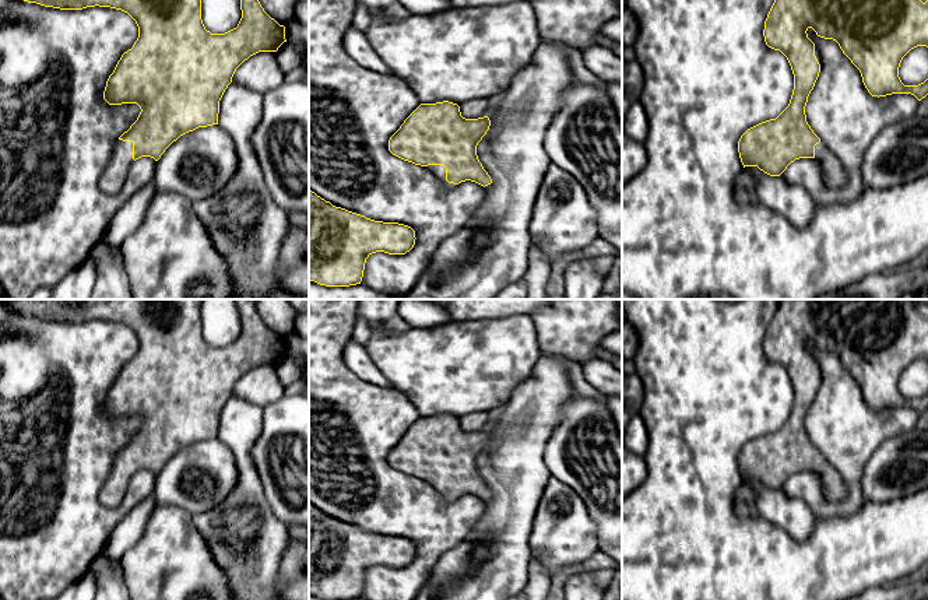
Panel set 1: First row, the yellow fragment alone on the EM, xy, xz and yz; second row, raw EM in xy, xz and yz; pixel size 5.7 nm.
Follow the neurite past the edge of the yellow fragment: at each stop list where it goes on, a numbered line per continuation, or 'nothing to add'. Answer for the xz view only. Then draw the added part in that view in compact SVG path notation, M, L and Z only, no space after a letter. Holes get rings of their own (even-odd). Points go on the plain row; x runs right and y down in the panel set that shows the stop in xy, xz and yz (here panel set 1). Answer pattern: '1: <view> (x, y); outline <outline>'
1: xz (439, 484); outline M428 478L425 481L428 484L430 484L435 490L437 490L444 499L447 499L447 501L454 501L456 499L454 497L449 497L446 494L446 481L443 478Z

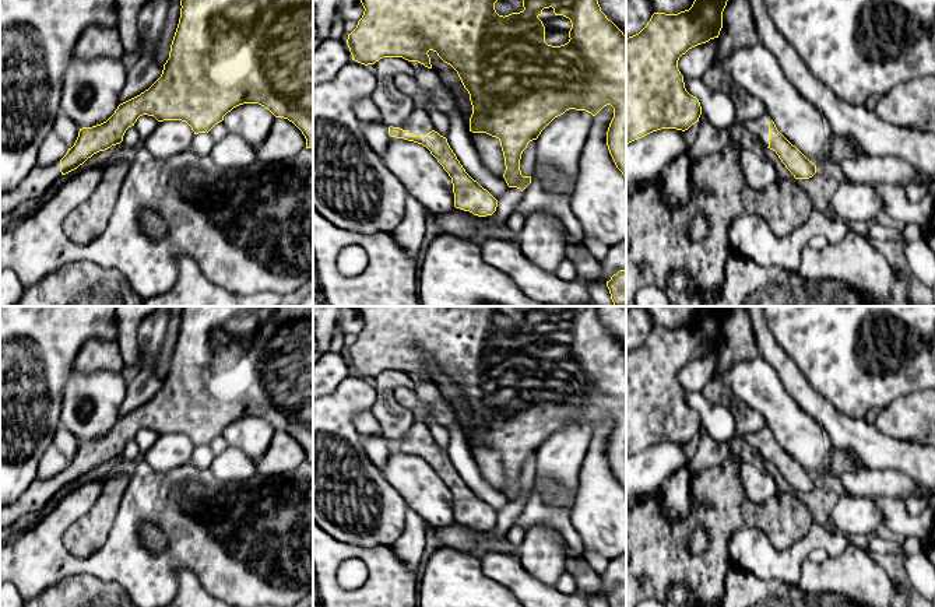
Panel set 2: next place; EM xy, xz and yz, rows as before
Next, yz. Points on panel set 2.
1: yz (758, 441); outline M763 427L760 431L752 432L746 438L745 449L756 450L764 462L769 460L769 436L771 431Z

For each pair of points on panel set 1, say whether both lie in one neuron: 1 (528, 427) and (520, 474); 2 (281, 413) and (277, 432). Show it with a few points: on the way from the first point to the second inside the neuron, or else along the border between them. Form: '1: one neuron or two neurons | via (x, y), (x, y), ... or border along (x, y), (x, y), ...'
1: one neuron | via (520, 438), (520, 463)
2: one neuron | via (281, 417), (281, 428)

